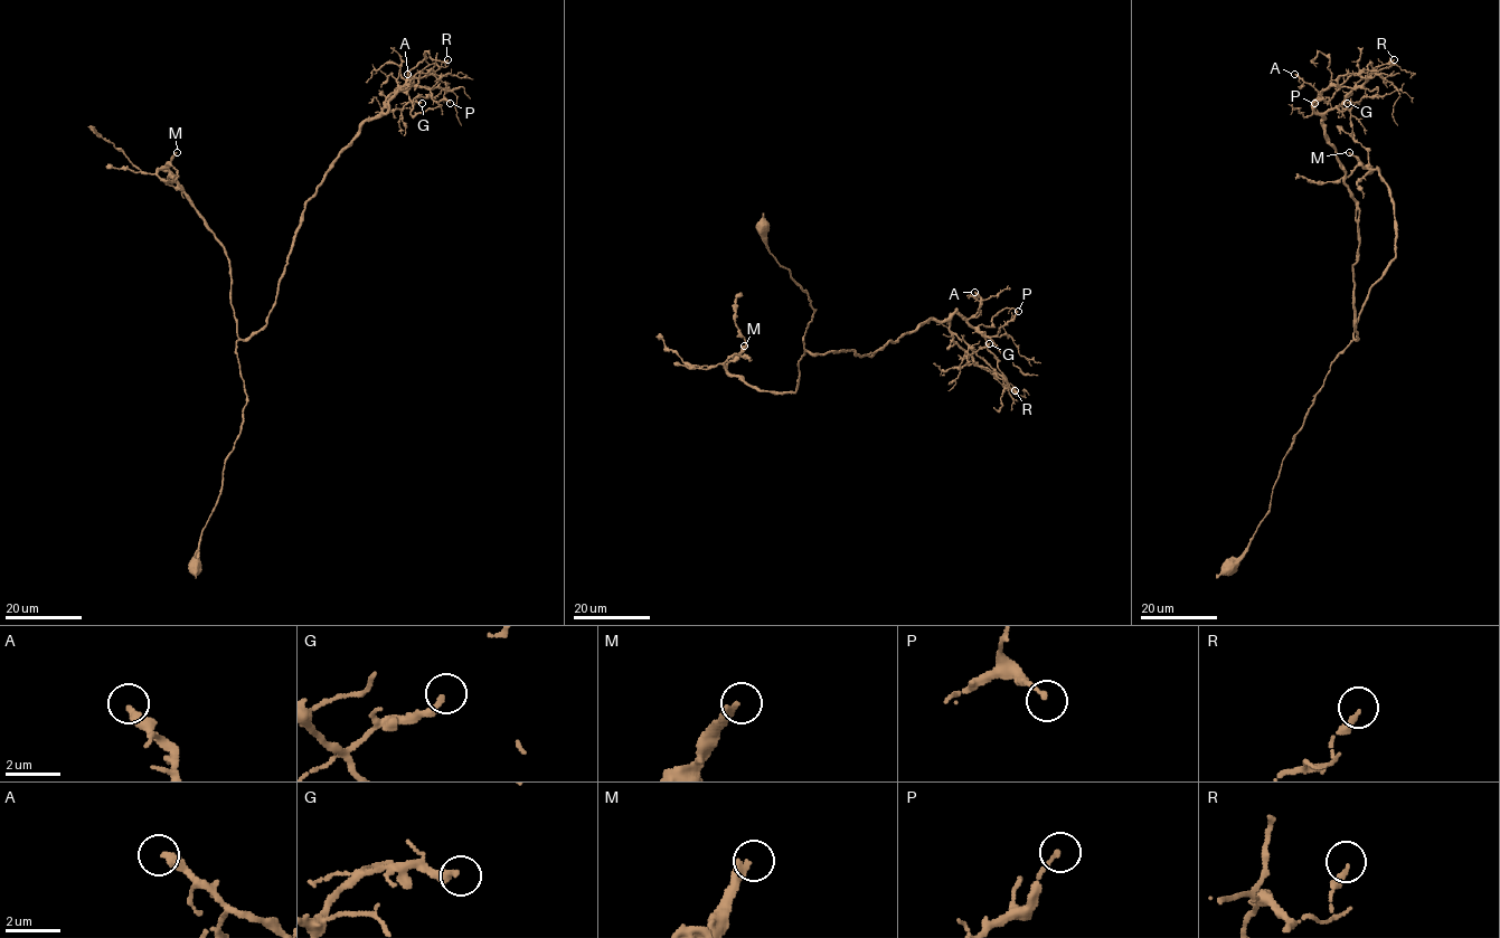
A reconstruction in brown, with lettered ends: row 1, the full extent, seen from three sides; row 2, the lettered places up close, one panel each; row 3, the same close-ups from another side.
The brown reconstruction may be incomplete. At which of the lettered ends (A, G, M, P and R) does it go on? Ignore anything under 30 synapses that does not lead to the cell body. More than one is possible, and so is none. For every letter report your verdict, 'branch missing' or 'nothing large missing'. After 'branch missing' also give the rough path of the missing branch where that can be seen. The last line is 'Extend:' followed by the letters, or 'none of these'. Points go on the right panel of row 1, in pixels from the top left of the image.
A: nothing large missing
G: nothing large missing
M: branch missing
P: nothing large missing
R: nothing large missing
Extend: M

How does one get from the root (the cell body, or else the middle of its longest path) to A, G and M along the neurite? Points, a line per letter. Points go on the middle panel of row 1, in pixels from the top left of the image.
A: (761, 226), (808, 295), (803, 348), (812, 353), (871, 356), (955, 310), (971, 318), (974, 292)
G: (761, 226), (808, 295), (803, 348), (812, 353), (871, 356), (930, 320), (946, 321), (974, 351), (989, 343)
M: (761, 226), (769, 250), (814, 310), (796, 389), (763, 391), (732, 375), (726, 365), (744, 346)

